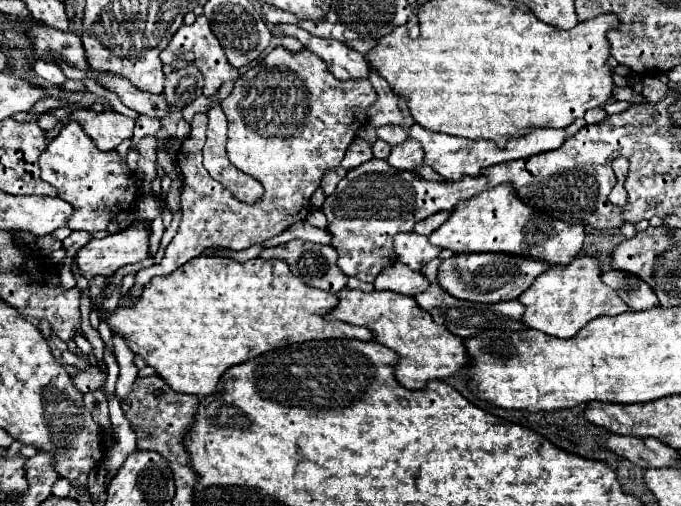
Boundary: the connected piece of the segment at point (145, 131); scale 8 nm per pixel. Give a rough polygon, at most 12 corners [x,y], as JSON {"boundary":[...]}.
{"boundary":[[139,116],[131,148],[137,150],[141,138],[155,136],[161,130],[161,120]]}

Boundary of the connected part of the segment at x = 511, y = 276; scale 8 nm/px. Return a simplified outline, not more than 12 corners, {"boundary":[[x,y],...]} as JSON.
{"boundary":[[503,252],[455,254],[437,282],[461,300],[519,298],[553,264]]}

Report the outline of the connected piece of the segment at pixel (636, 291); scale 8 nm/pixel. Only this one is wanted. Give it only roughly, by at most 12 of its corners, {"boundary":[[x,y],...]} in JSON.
{"boundary":[[609,270],[603,282],[631,310],[649,310],[659,300],[647,282],[623,270]]}

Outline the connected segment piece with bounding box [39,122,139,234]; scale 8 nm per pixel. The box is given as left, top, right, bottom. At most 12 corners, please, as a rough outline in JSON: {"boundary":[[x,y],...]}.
{"boundary":[[67,122],[39,158],[75,208],[67,226],[107,230],[139,190],[117,152]]}

